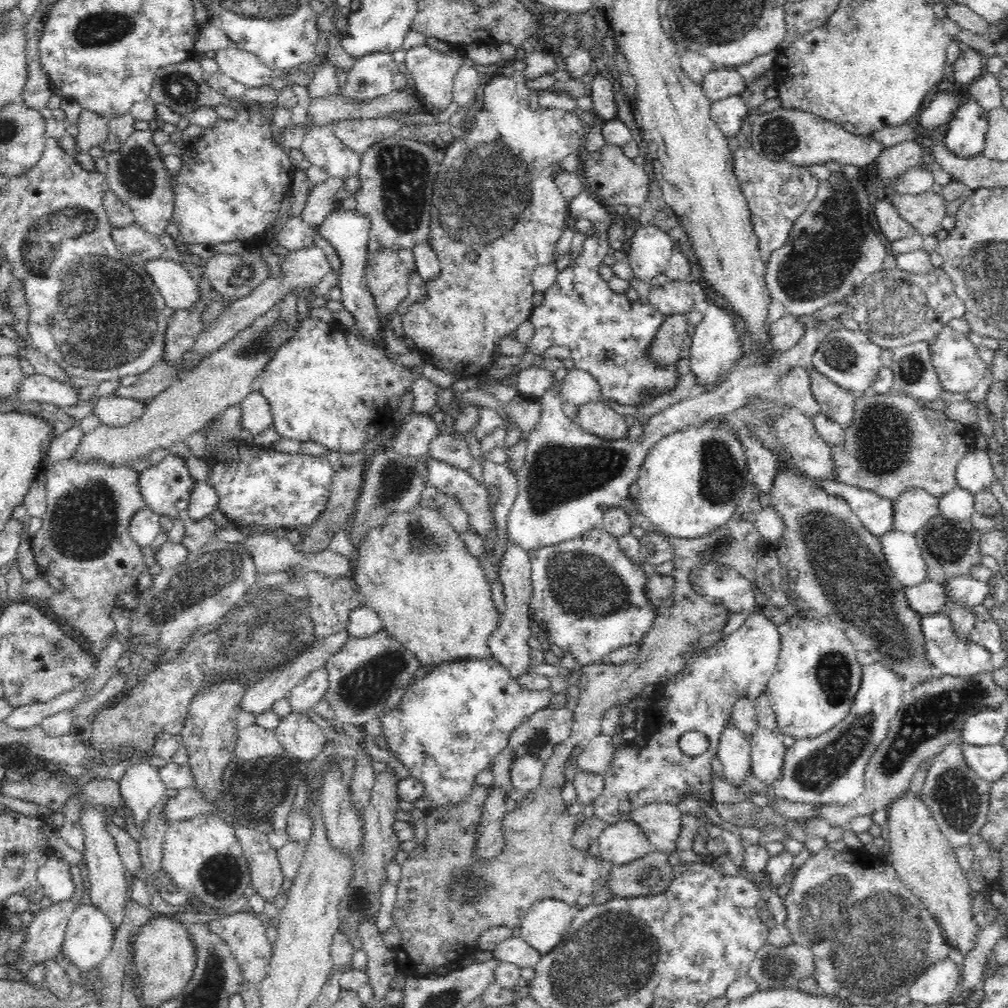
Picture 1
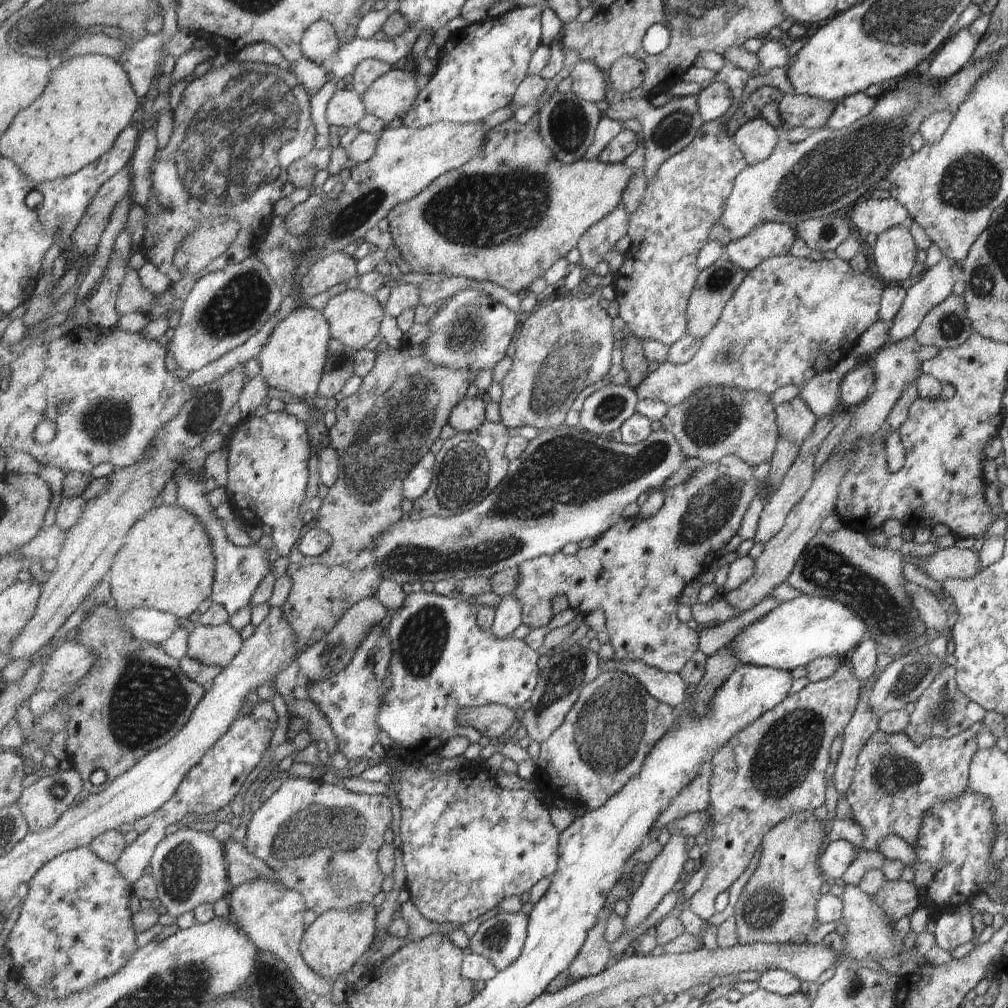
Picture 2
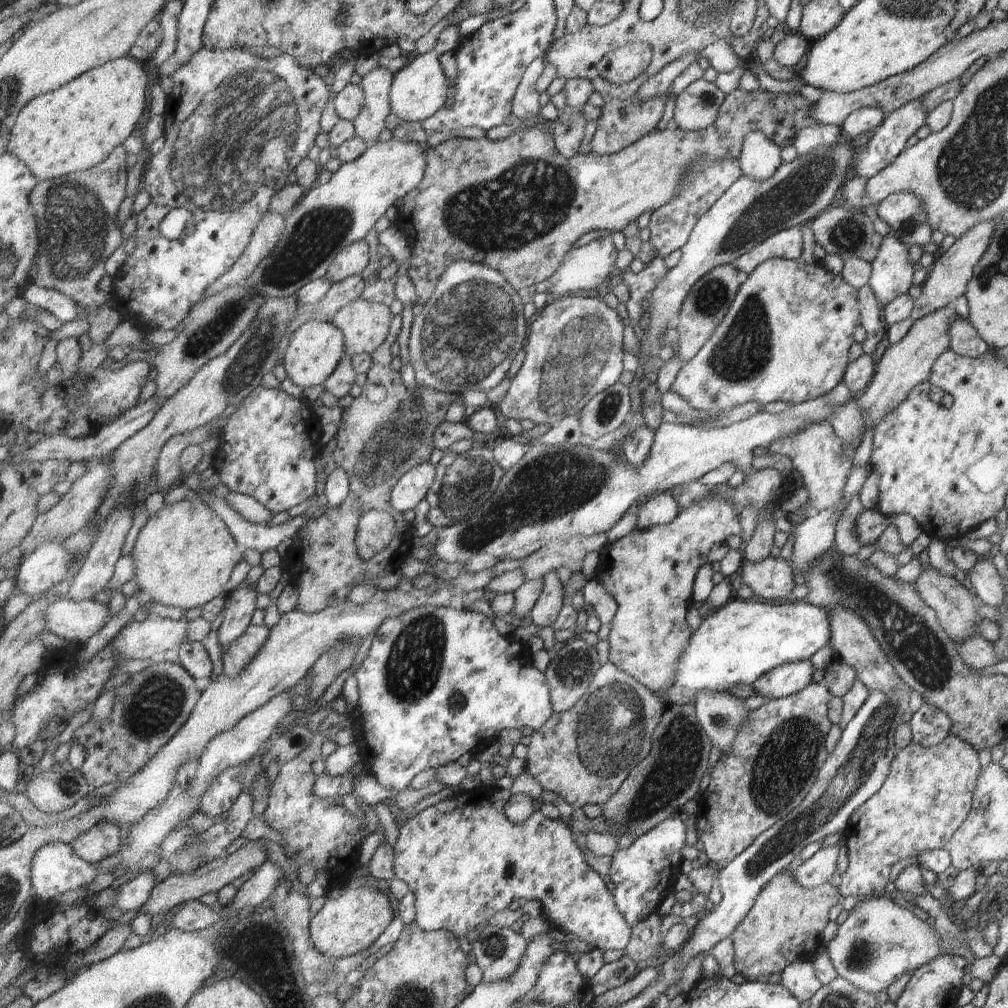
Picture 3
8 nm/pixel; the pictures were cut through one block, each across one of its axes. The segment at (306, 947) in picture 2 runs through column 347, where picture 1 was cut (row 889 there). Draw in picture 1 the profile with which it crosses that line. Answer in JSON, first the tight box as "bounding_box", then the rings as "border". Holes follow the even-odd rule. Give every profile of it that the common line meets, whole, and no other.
{"bounding_box":[886,791,982,957],"border":[[[908,791],[896,797],[886,812],[891,852],[888,863],[896,870],[898,879],[934,916],[948,945],[966,957],[974,950],[976,936],[981,931],[974,921],[977,914],[972,909],[978,909],[982,900],[974,896],[953,848],[920,795]]]}

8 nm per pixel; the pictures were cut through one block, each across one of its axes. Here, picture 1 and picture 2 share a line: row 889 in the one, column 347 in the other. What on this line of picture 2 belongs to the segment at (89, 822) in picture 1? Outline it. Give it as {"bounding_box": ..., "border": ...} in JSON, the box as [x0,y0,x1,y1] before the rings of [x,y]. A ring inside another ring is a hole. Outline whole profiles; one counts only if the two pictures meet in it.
{"bounding_box":[326,89,367,127],"border":[[[339,89],[332,96],[326,110],[327,122],[335,127],[358,126],[367,116],[366,103],[354,90]]]}

